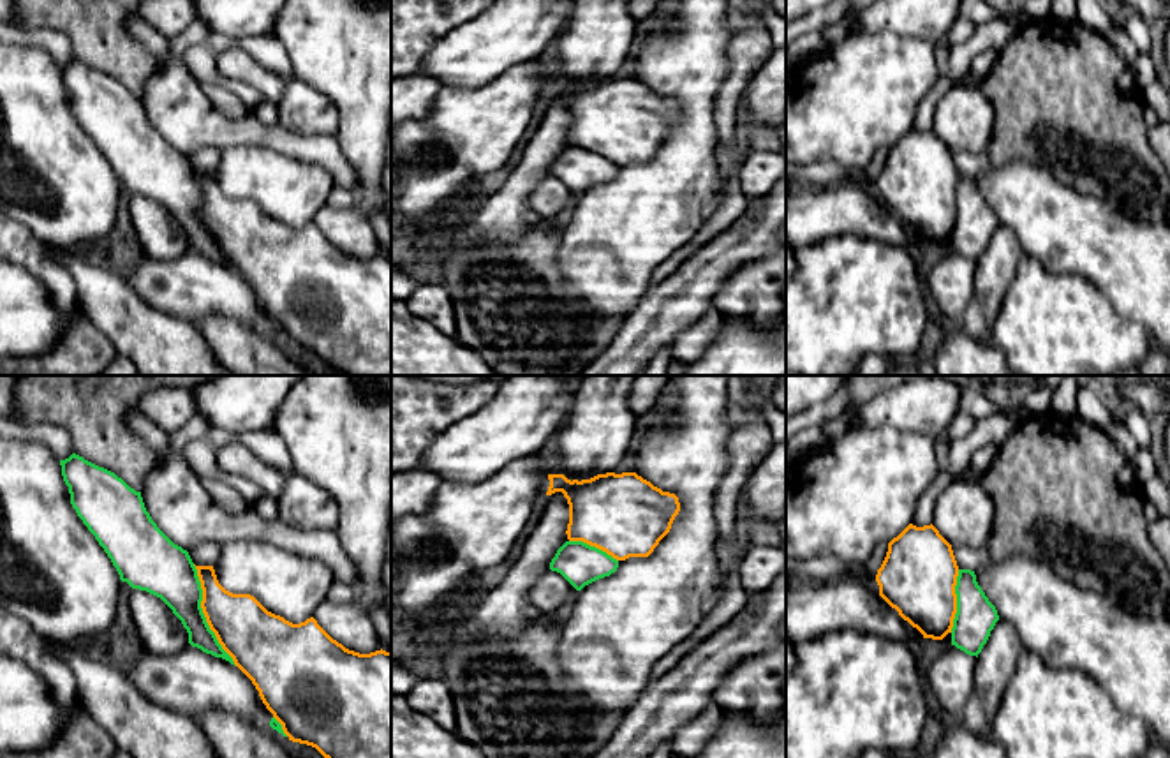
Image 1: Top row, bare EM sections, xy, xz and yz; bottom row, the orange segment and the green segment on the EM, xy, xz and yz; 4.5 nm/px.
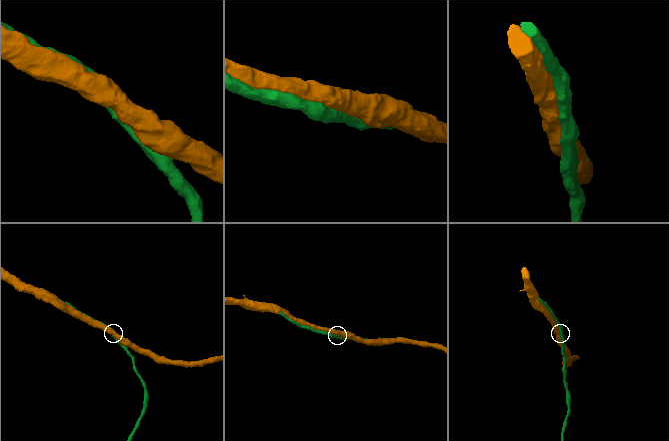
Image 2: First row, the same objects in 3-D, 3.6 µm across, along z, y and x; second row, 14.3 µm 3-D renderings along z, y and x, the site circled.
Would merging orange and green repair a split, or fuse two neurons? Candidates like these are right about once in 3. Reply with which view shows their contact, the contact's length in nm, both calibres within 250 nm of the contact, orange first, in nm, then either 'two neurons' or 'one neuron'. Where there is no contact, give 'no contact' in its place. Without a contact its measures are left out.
xy | 500 nm | 280/240 nm | one neuron

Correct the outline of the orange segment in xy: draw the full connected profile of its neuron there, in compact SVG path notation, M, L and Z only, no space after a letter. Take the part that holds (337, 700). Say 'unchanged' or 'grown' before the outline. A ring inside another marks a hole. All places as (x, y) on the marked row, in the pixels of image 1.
grown | M72 453L60 460L78 516L104 548L120 580L132 589L160 598L181 621L189 643L206 654L238 666L255 686L266 709L273 714L270 726L292 742L315 747L324 758L391 758L391 652L359 654L333 640L314 617L292 624L268 612L250 594L226 591L213 566L196 566L187 550L174 545L152 520L141 492L130 488L115 472Z

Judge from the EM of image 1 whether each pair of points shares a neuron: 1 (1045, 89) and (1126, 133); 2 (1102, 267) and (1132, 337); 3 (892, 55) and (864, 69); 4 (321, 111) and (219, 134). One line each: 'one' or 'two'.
1: one
2: two
3: one
4: two

